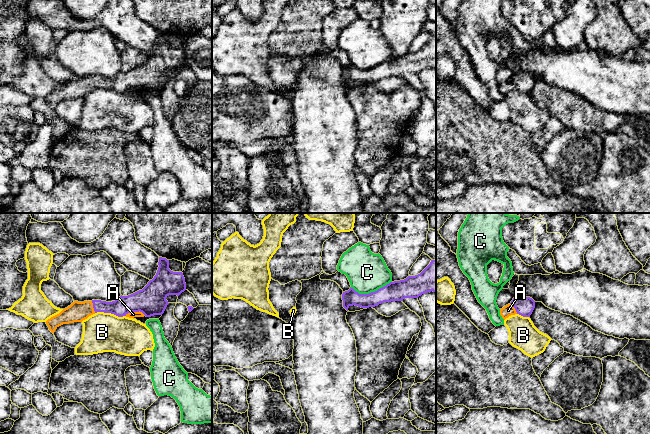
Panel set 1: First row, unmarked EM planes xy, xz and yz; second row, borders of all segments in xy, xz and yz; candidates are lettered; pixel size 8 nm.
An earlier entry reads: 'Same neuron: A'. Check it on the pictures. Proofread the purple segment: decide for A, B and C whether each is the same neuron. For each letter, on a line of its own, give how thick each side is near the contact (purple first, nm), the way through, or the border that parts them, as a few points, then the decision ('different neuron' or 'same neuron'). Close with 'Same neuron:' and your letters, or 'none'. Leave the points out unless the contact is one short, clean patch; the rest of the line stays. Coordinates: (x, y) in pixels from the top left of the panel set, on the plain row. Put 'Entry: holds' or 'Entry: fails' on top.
Entry: holds
A: calibres 240 and 50 nm; way xy (151, 76), (144, 78), (135, 87), (133, 90); same neuron
B: calibres 160 and 320 nm; border xy (95, 88), (110, 88), (118, 92), (125, 92); different neuron
C: calibres 160 and 320 nm; border xz (391, 57), (368, 69), (358, 69), (350, 63); different neuron
Same neuron: A

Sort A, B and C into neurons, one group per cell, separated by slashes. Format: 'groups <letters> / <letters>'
groups A / B / C

